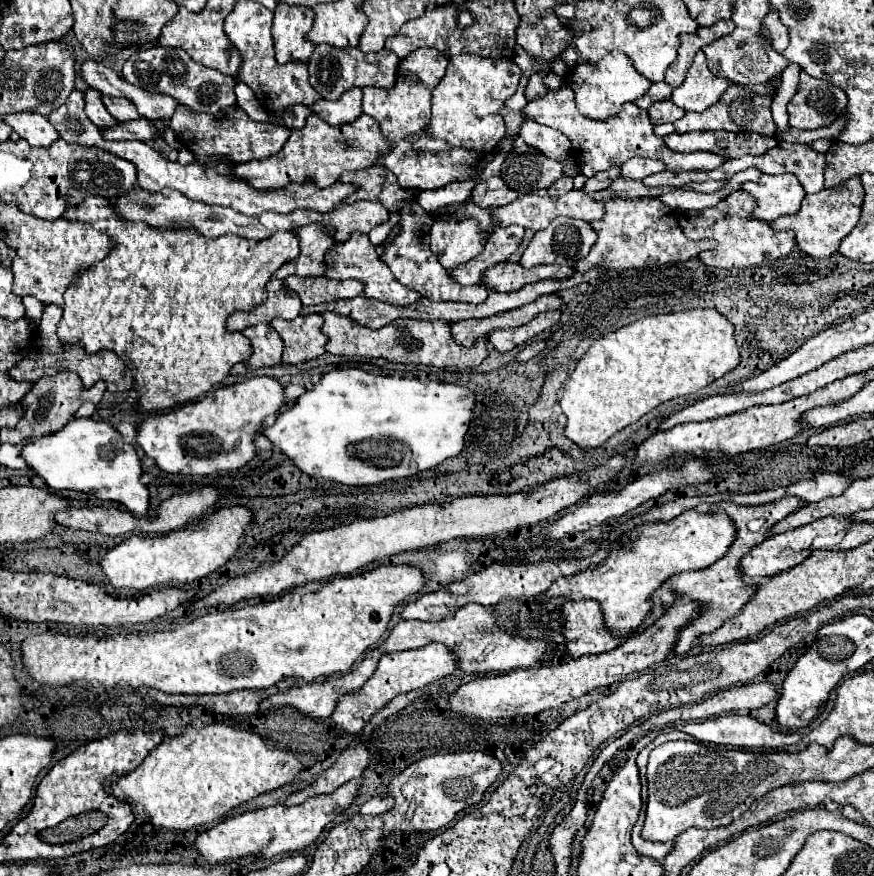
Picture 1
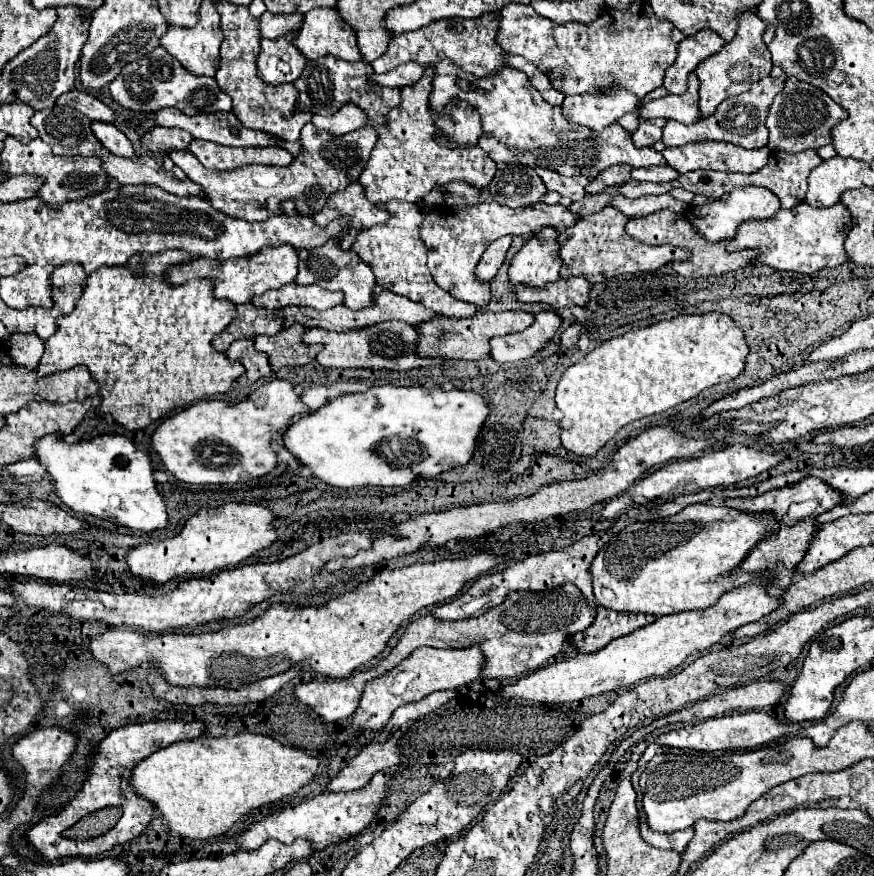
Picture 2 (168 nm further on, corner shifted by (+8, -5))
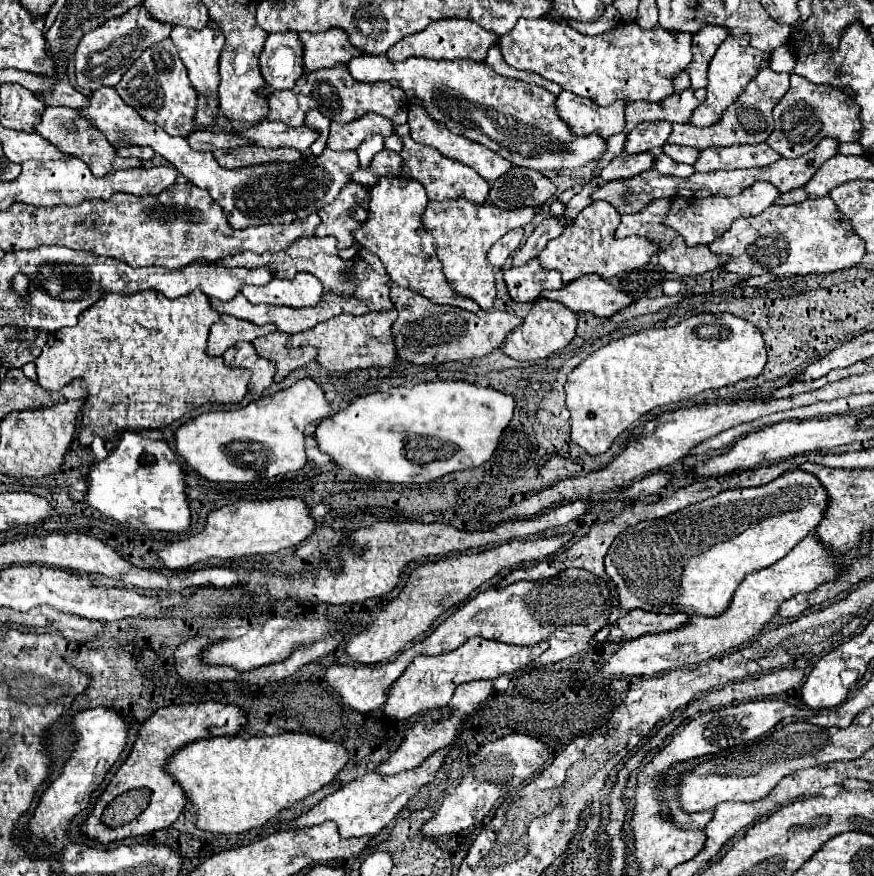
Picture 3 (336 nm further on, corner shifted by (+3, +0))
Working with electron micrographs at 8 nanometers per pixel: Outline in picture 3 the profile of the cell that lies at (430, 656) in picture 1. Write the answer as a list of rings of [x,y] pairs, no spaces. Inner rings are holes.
[[[471,637],[467,643],[463,643],[459,649],[447,655],[415,657],[415,661],[391,687],[391,695],[383,705],[383,713],[391,719],[409,719],[413,715],[427,713],[431,709],[441,709],[451,701],[457,685],[477,679],[495,679],[499,675],[523,669],[527,663],[535,661],[547,647],[549,647],[547,641],[541,641],[539,645],[531,647],[519,647],[519,645],[505,645],[499,641],[487,641],[483,637]]]

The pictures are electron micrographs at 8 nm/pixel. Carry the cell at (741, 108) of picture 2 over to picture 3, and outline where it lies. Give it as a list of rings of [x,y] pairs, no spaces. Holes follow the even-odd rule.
[[[763,67],[757,71],[755,79],[739,93],[735,103],[723,111],[723,117],[705,129],[693,127],[689,123],[673,123],[673,131],[667,139],[671,145],[689,145],[697,149],[707,149],[707,147],[731,147],[731,145],[743,145],[743,143],[763,143],[771,131],[773,131],[773,117],[771,111],[783,99],[783,95],[789,91],[789,75],[787,73],[775,73],[769,67]]]

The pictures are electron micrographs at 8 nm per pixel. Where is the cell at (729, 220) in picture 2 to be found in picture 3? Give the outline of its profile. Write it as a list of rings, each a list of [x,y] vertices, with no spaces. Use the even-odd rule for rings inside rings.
[[[767,181],[753,183],[751,187],[747,187],[745,191],[741,191],[735,197],[721,197],[721,195],[719,197],[713,195],[713,197],[705,197],[705,199],[671,197],[669,199],[669,203],[671,203],[669,215],[665,217],[663,225],[675,229],[685,239],[687,245],[709,245],[713,239],[723,235],[735,219],[759,215],[761,211],[765,211],[775,201],[775,197],[779,197],[779,191]]]

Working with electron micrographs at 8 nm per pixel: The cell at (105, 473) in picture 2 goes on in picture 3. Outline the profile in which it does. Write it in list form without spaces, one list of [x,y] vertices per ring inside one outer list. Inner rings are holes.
[[[125,431],[105,461],[91,467],[87,501],[103,515],[141,531],[185,531],[191,525],[185,471],[179,455],[163,441]]]

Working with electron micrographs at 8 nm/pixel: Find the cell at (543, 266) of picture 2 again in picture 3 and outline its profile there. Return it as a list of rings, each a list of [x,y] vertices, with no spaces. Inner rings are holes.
[[[533,259],[523,267],[505,271],[503,281],[507,285],[509,297],[519,303],[533,303],[535,299],[539,299],[541,291],[563,287],[561,275],[557,271],[545,271],[539,265],[539,259]]]

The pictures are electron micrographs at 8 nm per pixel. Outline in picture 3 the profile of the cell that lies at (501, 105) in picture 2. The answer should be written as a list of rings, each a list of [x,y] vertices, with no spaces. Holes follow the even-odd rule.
[[[383,53],[379,57],[359,55],[347,63],[347,69],[357,81],[387,81],[401,87],[409,103],[423,105],[431,119],[437,119],[437,123],[443,123],[455,135],[489,147],[519,167],[537,169],[541,173],[549,169],[575,169],[599,159],[607,149],[607,143],[603,143],[597,133],[575,137],[569,131],[557,117],[555,95],[543,87],[501,77],[485,63],[471,59],[433,61],[423,57],[393,63]]]

